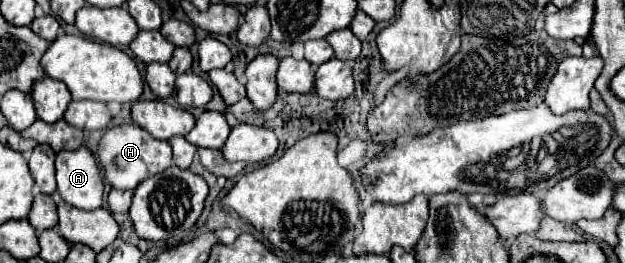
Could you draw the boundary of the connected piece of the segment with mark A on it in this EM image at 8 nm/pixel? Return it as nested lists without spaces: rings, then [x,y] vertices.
[[[86,145],[56,155],[56,181],[58,193],[68,205],[86,211],[102,207],[104,179],[94,153]]]

